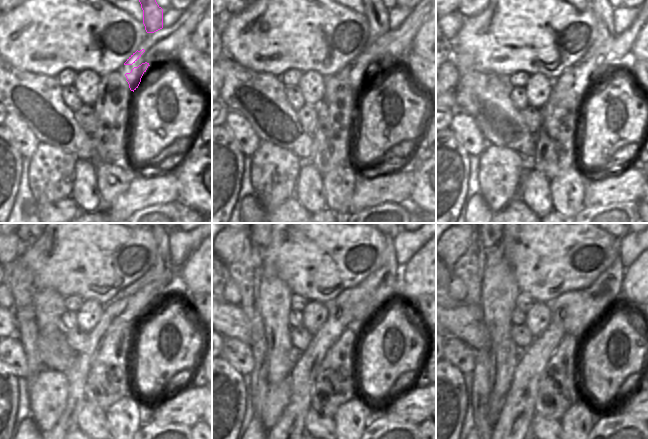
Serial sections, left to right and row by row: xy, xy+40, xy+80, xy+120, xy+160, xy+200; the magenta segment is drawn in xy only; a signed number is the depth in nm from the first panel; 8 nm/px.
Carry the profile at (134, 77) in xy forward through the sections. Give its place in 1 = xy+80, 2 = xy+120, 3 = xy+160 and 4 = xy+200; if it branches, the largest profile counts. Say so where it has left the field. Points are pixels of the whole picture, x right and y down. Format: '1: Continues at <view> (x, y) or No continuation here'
1: Continues at xy+80 (588, 76)
2: Continues at xy+120 (142, 296)
3: Continues at xy+160 (369, 298)
4: Continues at xy+200 (582, 310).

